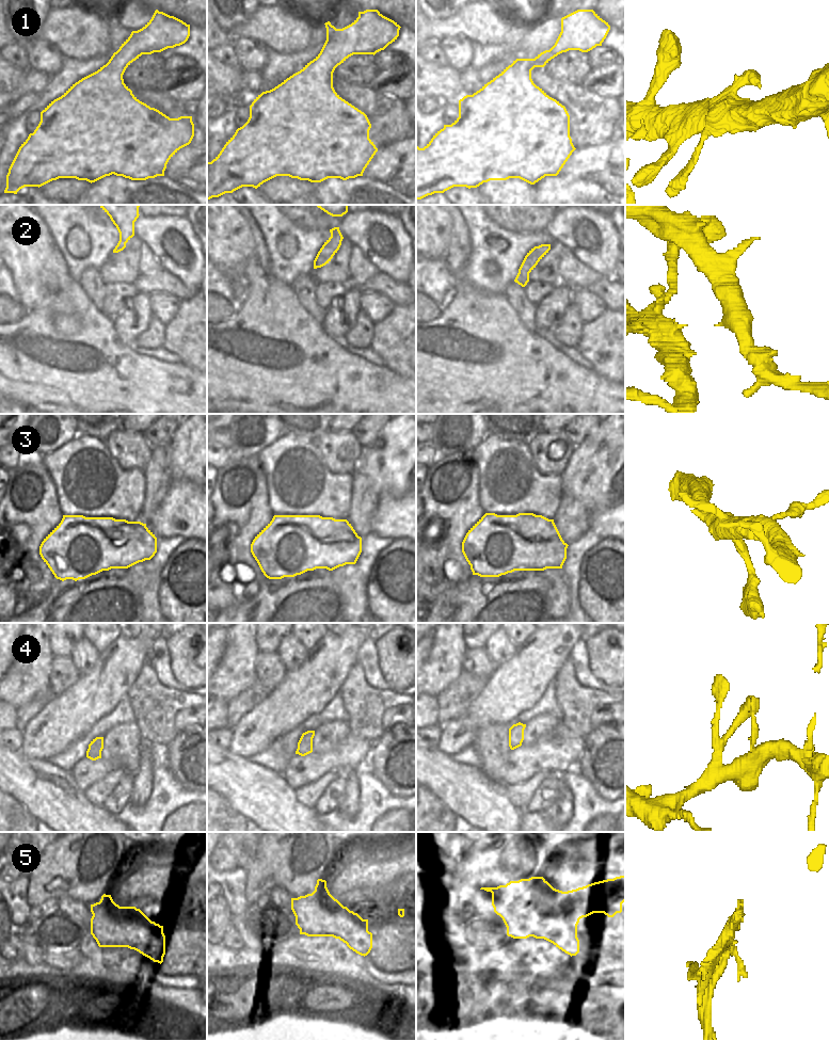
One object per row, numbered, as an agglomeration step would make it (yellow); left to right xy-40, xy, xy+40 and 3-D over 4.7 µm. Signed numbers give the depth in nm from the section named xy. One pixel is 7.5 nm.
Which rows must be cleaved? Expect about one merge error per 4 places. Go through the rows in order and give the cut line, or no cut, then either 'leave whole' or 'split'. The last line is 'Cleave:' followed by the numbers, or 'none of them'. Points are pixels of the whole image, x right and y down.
1: no cut; leave whole
2: no cut; leave whole
3: no cut; leave whole
4: no cut; leave whole
5: cut in xy+40 along (492, 893), (515, 898), (542, 914), (579, 918); split
Cleave: 5

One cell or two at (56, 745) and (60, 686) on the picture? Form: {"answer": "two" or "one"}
{"answer": "two"}

